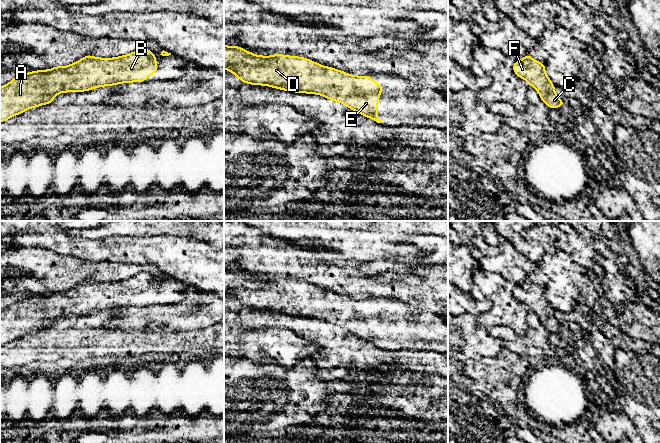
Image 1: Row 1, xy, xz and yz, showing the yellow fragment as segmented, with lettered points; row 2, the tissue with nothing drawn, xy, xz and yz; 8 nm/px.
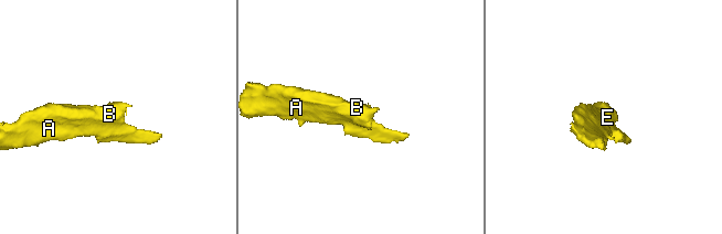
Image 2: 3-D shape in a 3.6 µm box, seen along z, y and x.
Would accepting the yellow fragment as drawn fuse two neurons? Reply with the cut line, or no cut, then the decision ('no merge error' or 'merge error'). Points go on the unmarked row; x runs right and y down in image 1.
cut none; no merge error

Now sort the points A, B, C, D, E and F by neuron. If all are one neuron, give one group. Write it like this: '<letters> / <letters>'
A B C D E F

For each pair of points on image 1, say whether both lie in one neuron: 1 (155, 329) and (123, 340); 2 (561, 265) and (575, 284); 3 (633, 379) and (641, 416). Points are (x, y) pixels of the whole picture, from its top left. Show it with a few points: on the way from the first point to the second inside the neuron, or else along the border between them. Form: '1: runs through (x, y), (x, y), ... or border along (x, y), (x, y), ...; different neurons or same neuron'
1: runs through (147, 337), (144, 340), (131, 340); same neuron
2: runs through (561, 270), (570, 279); same neuron
3: runs through (636, 388), (636, 396), (641, 407); same neuron

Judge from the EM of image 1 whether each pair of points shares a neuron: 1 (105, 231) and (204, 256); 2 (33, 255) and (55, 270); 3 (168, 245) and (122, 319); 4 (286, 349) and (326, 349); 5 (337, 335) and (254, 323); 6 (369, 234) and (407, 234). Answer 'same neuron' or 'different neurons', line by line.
1: different neurons
2: same neuron
3: different neurons
4: different neurons
5: same neuron
6: same neuron

